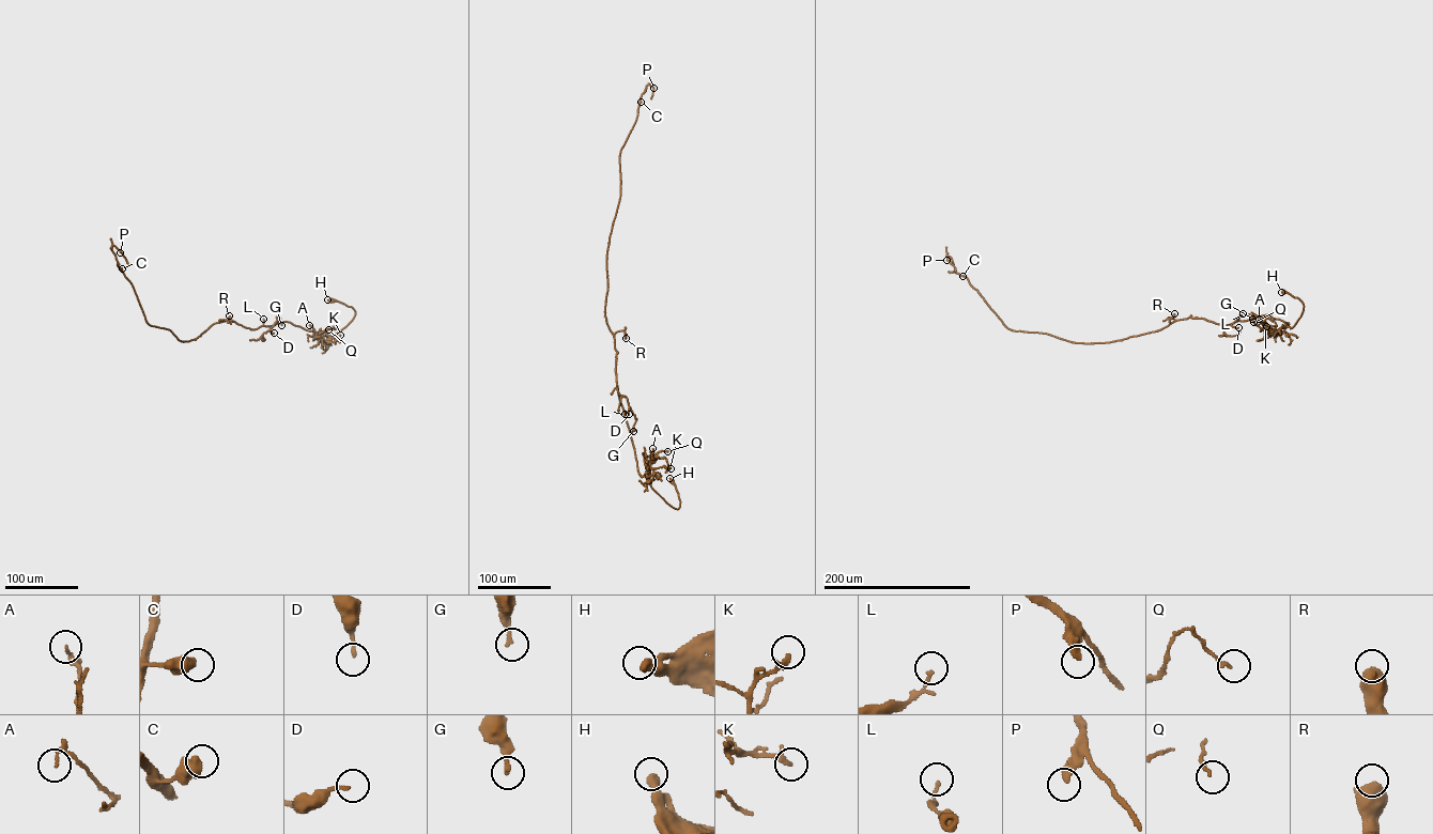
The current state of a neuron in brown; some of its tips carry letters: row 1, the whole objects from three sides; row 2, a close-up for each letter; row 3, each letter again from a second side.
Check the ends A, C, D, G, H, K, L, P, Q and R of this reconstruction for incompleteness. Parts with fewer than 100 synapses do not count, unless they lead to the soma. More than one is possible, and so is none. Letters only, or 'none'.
none

